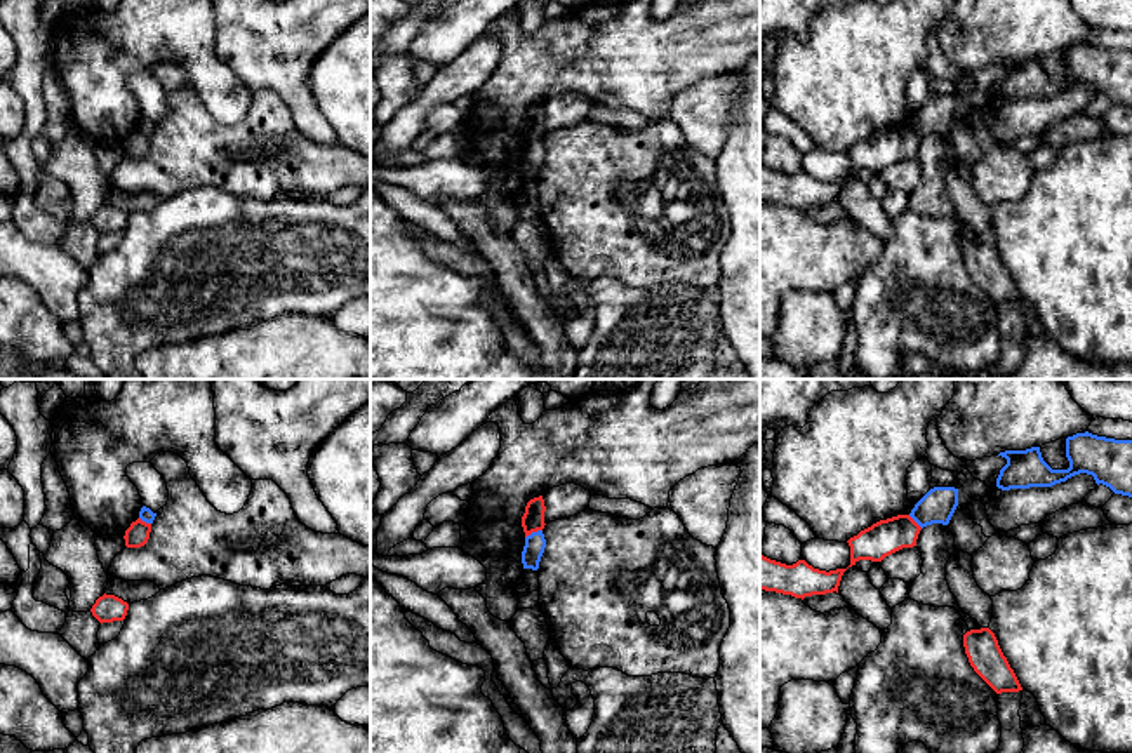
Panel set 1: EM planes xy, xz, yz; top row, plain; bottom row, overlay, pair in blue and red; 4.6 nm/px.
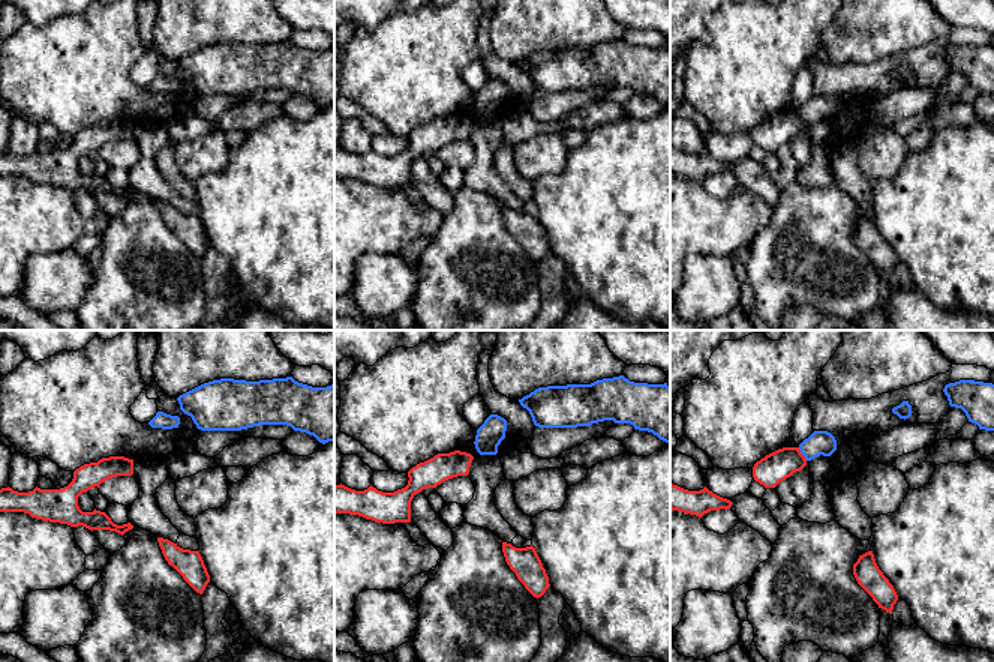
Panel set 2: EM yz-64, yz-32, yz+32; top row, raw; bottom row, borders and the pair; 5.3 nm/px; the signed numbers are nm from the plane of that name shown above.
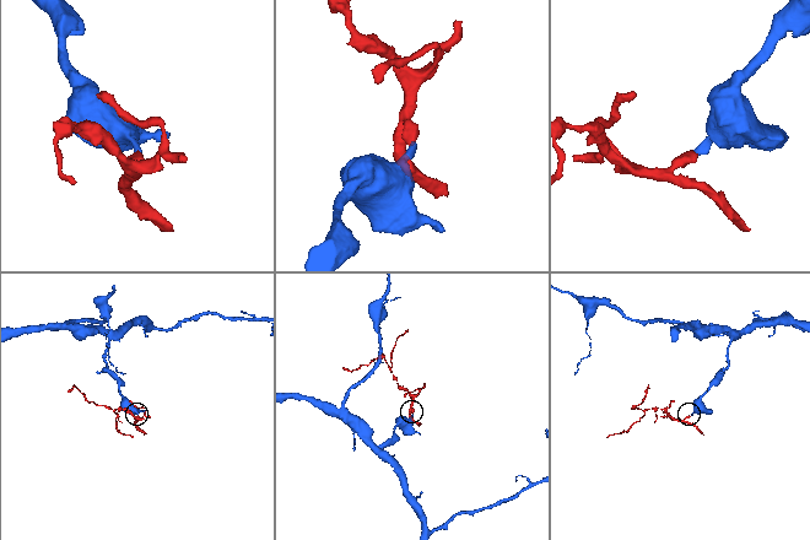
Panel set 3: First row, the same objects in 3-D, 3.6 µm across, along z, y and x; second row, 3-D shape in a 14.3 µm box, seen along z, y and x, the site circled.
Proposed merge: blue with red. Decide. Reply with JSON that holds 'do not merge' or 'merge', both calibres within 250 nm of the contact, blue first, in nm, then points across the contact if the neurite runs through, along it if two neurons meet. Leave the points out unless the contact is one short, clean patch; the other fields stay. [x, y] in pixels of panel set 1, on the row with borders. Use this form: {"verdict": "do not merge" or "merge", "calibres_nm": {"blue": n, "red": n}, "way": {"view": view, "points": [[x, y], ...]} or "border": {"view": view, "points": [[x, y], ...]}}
{"verdict": "do not merge", "calibres_nm": {"blue": 100, "red": 110}, "border": {"view": "xz", "points": [[541, 529], [526, 538]]}}

